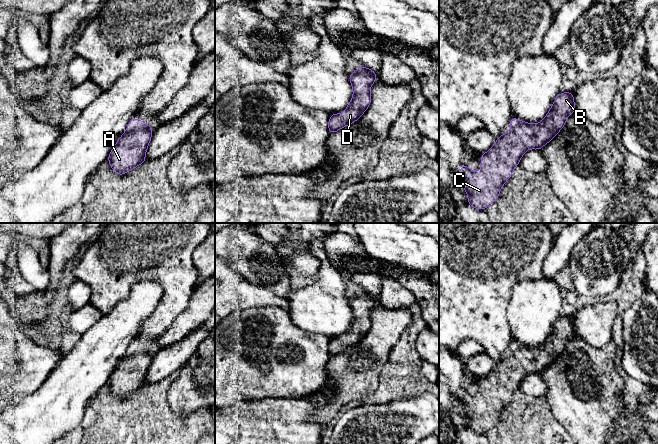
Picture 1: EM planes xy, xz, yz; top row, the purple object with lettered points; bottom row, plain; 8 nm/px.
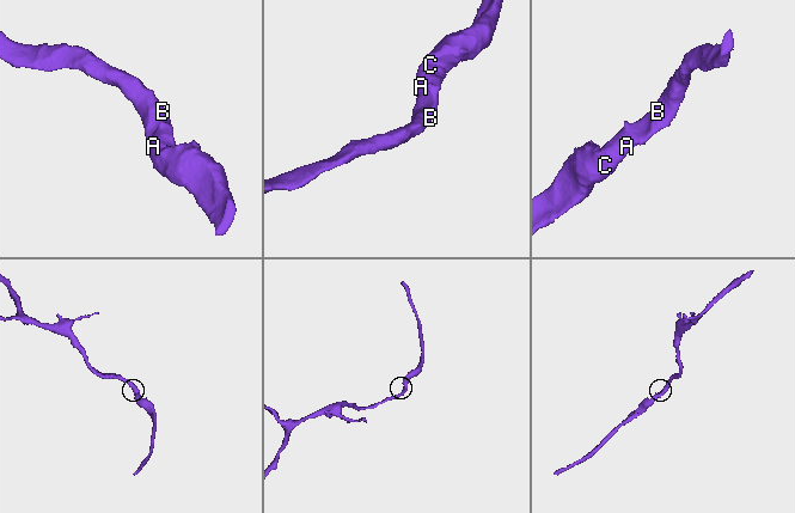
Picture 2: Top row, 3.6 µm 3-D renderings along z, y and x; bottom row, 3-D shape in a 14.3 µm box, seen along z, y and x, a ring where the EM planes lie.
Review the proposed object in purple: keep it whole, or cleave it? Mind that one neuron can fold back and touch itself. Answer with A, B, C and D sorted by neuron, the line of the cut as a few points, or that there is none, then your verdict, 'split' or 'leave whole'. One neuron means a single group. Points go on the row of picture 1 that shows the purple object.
A B C D | no cut | leave whole

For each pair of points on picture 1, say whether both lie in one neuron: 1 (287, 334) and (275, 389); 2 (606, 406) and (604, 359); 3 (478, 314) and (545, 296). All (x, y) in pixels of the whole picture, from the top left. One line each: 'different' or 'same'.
1: same
2: same
3: different

